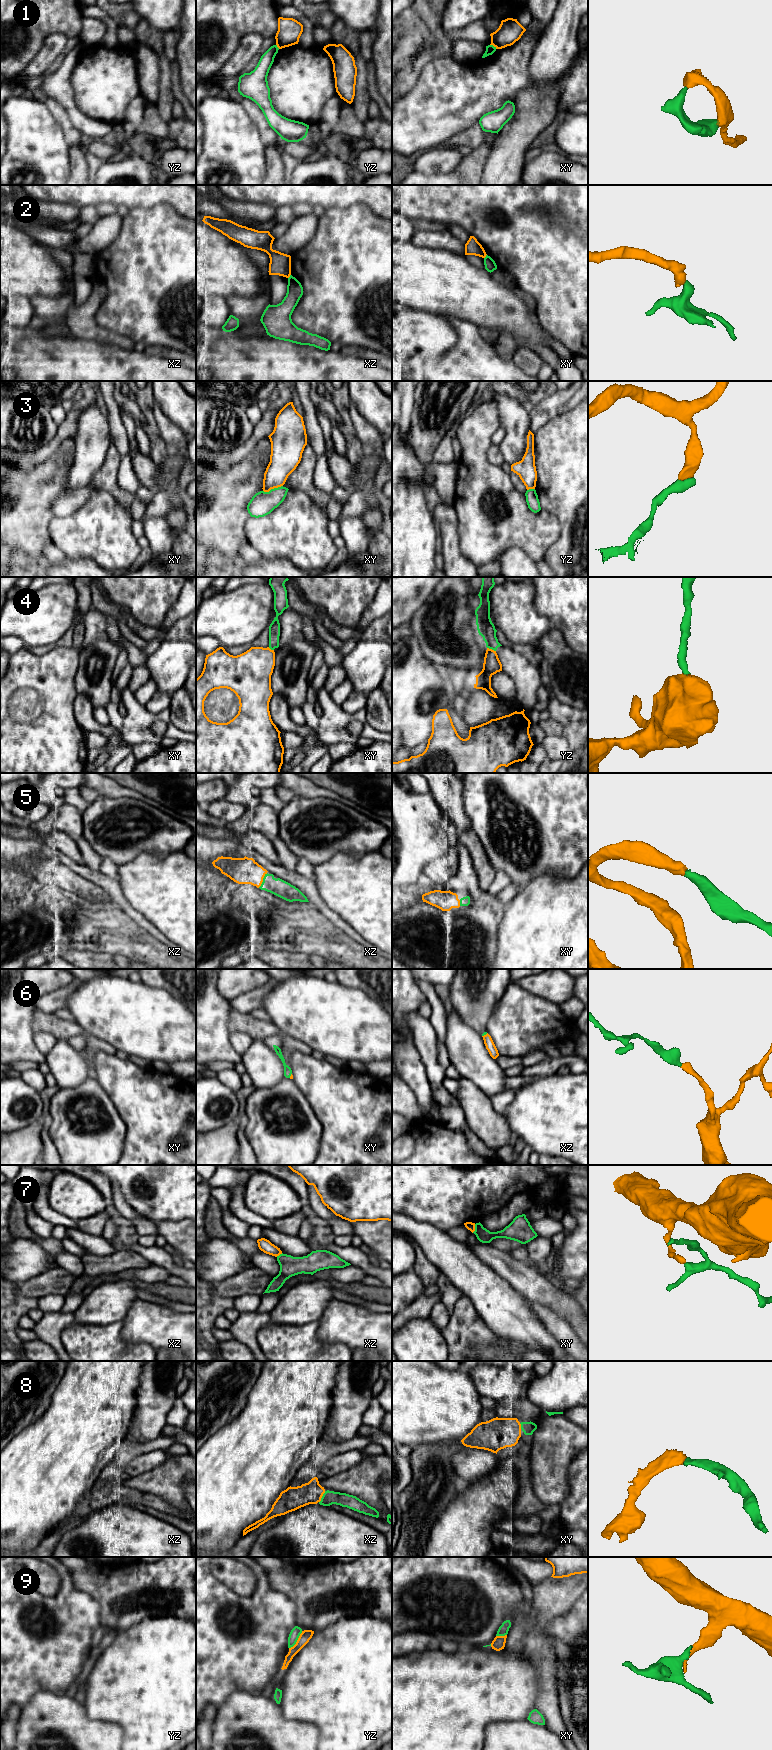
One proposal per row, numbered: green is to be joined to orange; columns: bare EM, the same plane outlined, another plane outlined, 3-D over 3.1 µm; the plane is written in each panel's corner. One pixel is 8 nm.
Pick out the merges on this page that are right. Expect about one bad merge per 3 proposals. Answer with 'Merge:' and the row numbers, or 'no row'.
Merge: 5, 6, 8

